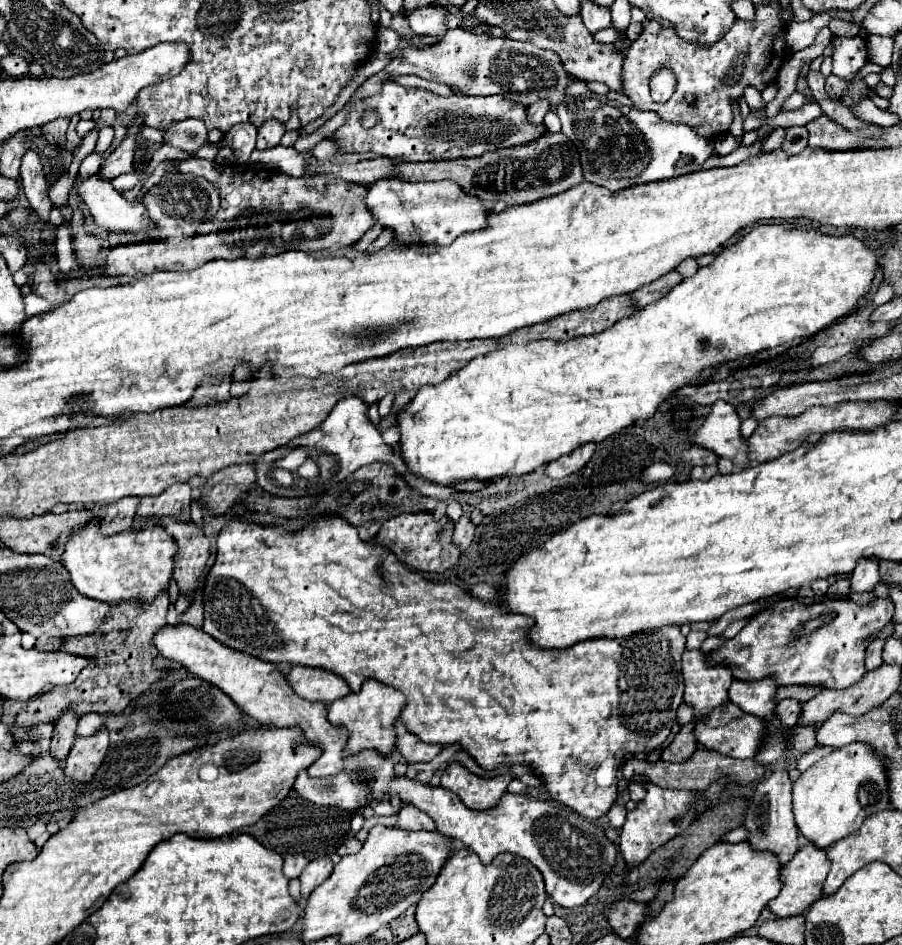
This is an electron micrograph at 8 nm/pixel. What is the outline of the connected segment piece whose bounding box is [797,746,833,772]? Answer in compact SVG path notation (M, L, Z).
M821 746L819 748L815 748L814 750L804 754L798 759L797 769L800 772L804 772L815 762L823 758L823 756L831 753L831 751L833 751L833 748L827 746Z

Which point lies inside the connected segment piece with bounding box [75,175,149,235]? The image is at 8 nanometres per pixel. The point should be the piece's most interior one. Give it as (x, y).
(109, 209)

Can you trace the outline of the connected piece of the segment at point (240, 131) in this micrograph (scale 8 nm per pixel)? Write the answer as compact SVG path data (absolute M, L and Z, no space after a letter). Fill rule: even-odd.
M239 123L223 139L225 147L233 147L235 161L246 163L256 148L257 127L251 123Z

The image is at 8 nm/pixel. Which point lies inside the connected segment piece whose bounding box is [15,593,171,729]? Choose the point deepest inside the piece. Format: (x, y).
(123, 667)

